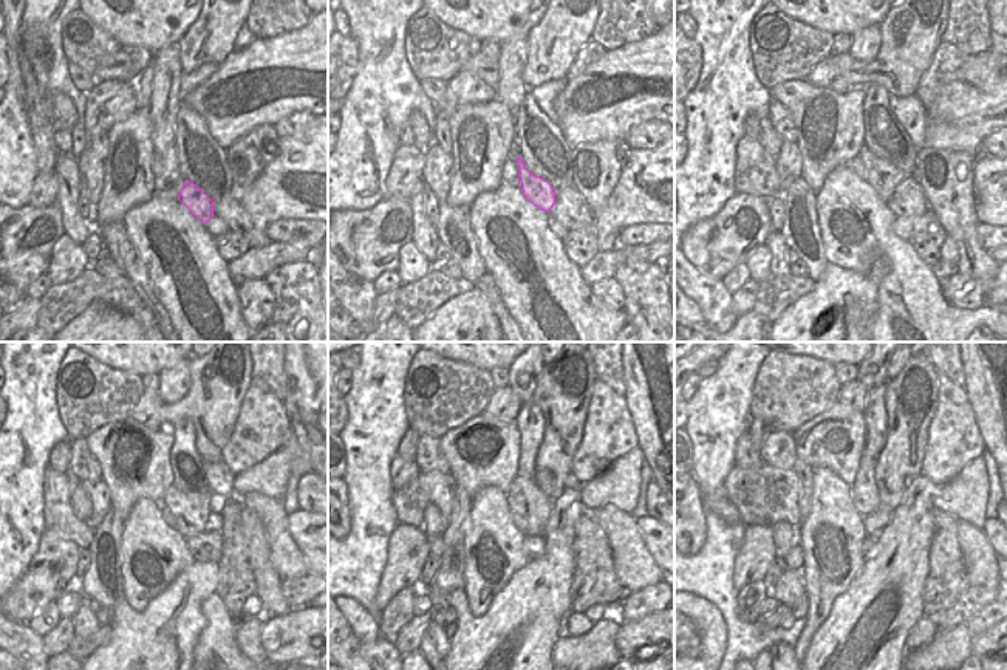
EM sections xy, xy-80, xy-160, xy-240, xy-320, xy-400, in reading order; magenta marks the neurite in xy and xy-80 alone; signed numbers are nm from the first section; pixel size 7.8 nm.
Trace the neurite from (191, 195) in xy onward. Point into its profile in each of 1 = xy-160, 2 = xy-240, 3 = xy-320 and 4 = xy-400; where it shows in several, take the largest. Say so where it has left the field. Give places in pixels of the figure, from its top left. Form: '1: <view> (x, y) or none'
1: xy-160 (884, 177)
2: xy-240 (191, 511)
3: xy-320 (525, 497)
4: xy-400 (865, 497)

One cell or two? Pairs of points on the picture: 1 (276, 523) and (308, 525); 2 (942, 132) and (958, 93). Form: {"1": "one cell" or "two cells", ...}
{"1": "two cells", "2": "one cell"}

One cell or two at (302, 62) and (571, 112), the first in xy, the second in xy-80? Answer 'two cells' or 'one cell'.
one cell

